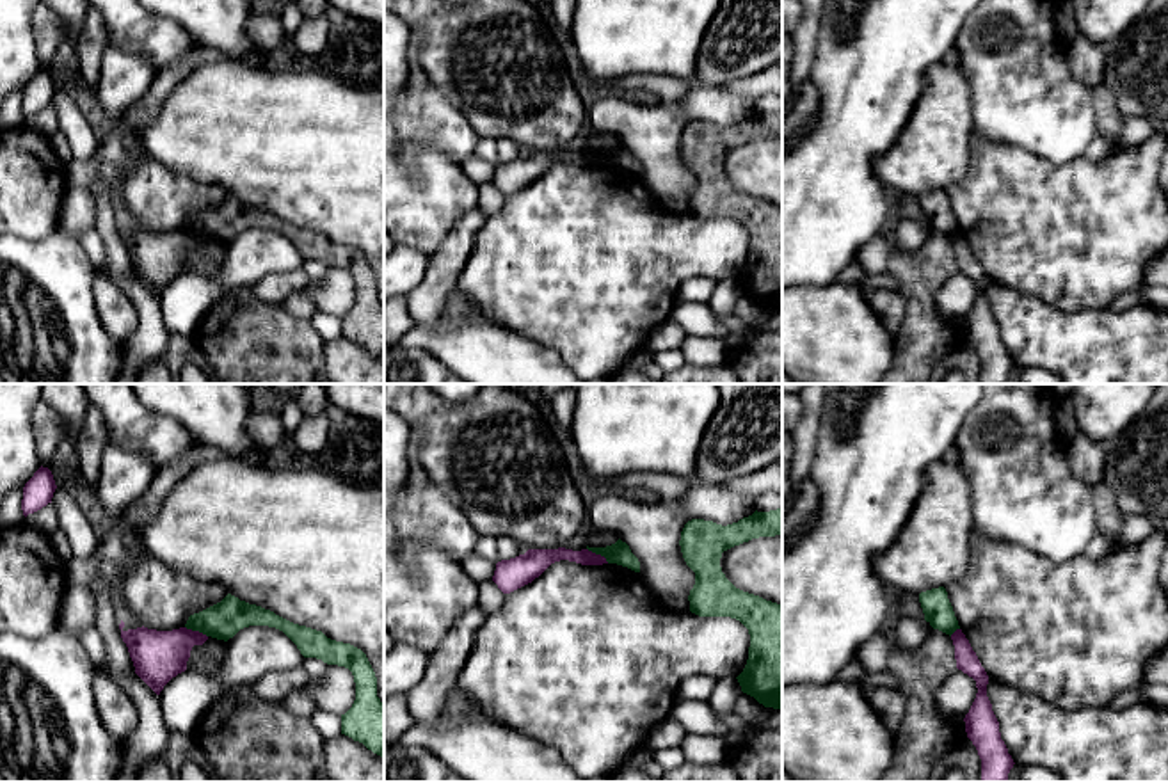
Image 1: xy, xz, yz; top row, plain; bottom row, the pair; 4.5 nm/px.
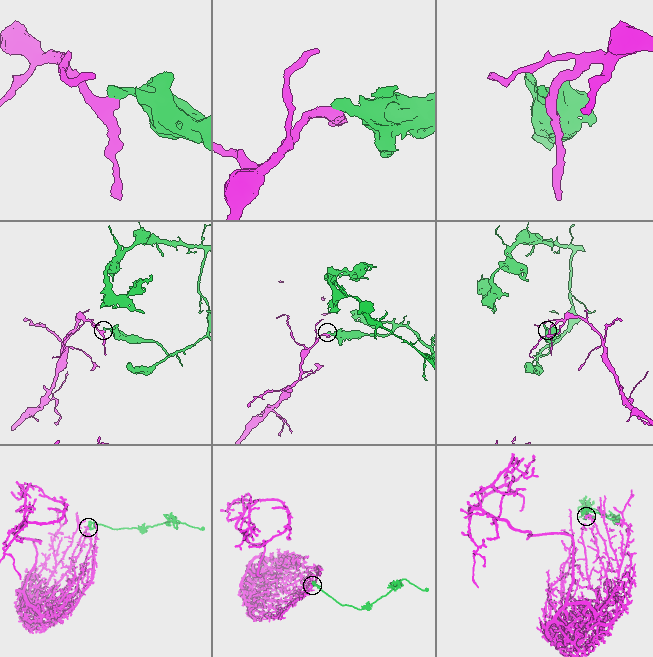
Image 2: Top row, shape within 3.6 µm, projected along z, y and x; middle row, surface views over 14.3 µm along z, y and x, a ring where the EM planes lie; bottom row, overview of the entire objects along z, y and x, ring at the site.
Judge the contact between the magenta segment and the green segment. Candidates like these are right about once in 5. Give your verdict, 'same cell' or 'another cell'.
another cell

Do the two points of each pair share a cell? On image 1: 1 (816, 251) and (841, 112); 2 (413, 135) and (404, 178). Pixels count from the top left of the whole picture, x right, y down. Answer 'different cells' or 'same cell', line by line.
1: same cell
2: different cells

